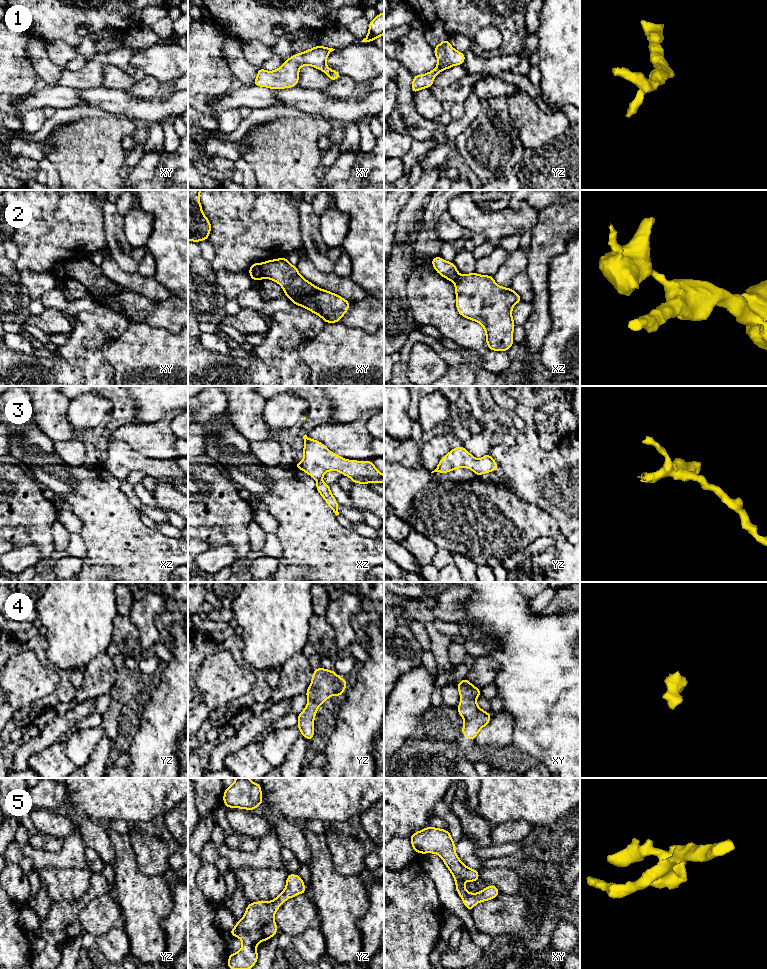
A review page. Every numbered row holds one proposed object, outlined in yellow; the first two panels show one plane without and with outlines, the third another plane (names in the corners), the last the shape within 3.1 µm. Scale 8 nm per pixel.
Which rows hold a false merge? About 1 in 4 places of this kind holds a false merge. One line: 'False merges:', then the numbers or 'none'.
False merges: 2

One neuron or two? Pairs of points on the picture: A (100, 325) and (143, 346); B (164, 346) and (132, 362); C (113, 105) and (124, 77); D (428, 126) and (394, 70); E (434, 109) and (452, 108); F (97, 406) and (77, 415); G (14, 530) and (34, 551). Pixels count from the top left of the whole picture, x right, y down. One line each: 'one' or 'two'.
A: two
B: one
C: two
D: one
E: two
F: one
G: two

